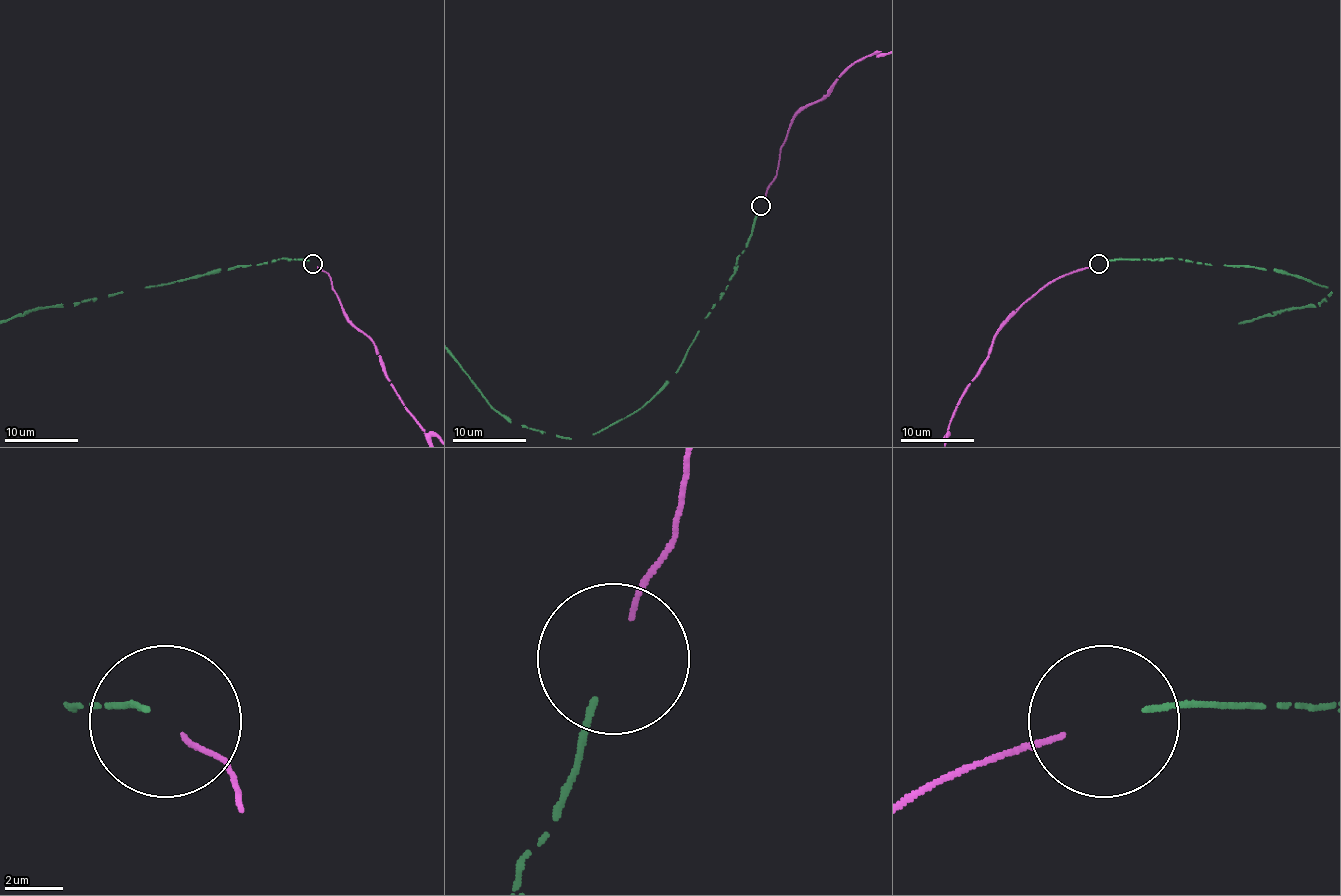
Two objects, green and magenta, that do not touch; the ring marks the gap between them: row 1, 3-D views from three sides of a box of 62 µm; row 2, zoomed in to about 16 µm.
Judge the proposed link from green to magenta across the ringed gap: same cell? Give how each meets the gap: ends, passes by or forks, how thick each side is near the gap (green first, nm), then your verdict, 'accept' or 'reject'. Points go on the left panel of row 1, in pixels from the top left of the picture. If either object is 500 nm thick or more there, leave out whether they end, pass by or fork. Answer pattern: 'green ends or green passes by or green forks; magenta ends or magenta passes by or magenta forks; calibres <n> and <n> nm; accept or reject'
green ends; magenta ends; calibres 200 and 170 nm; accept

